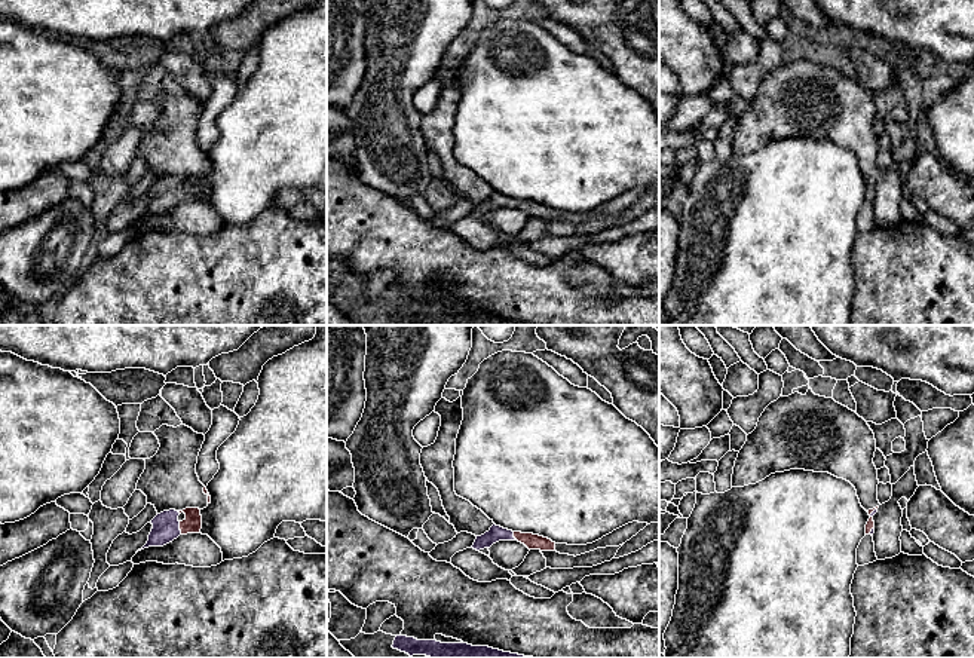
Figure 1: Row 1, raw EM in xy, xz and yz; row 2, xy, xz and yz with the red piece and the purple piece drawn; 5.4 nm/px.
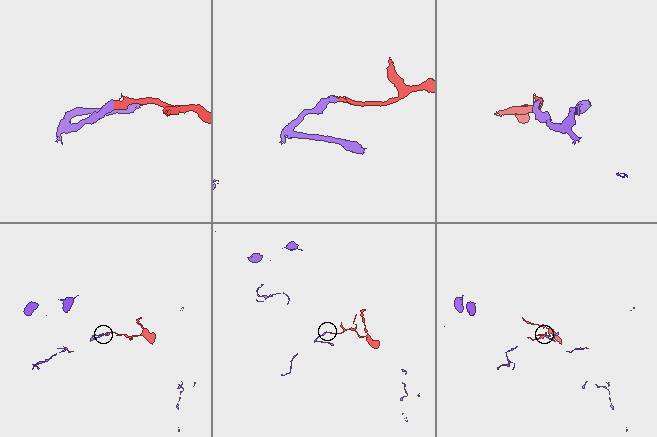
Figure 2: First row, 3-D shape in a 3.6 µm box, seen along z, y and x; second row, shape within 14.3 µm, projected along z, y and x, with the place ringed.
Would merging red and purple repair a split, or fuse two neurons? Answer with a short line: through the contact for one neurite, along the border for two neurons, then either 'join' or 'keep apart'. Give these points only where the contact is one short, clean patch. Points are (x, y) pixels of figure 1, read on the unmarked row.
line xy (193, 187), (187, 193), (180, 195), (165, 196); join

